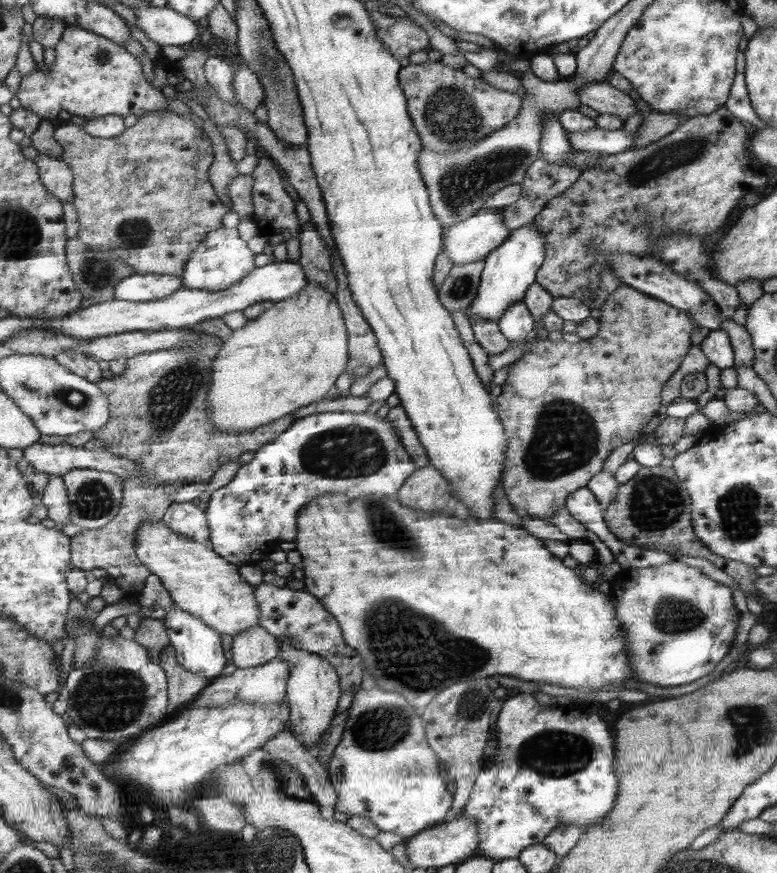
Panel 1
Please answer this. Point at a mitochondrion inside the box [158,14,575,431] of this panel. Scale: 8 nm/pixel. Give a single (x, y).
(460, 184)

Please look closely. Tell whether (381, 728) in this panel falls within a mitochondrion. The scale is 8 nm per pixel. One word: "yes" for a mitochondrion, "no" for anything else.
yes

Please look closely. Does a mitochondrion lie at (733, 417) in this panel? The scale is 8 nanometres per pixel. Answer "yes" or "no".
no

